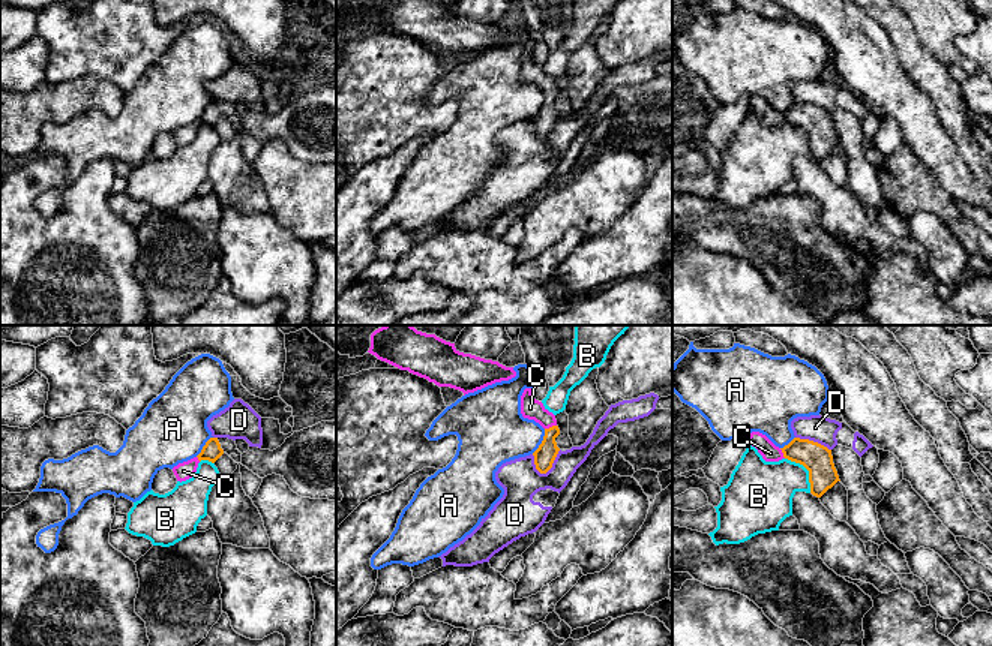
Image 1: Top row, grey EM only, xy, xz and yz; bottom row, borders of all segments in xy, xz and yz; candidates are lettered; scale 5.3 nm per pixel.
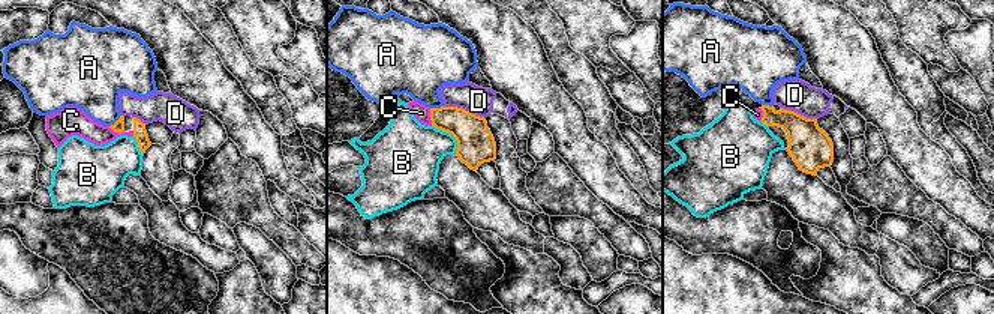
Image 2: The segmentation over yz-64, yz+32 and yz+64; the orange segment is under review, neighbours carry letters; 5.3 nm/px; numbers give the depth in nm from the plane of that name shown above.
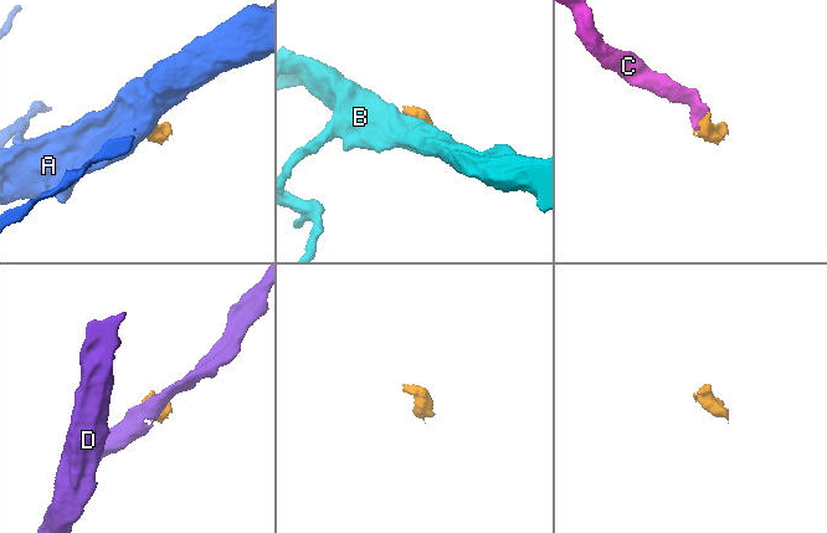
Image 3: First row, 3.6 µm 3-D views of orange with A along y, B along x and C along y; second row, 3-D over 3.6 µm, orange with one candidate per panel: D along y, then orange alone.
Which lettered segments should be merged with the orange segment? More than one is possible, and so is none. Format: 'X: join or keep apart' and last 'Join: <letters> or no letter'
A: keep apart
B: keep apart
C: join
D: keep apart
Join: C

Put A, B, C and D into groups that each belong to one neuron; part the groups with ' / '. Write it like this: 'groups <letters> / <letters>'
groups A / B / C / D

